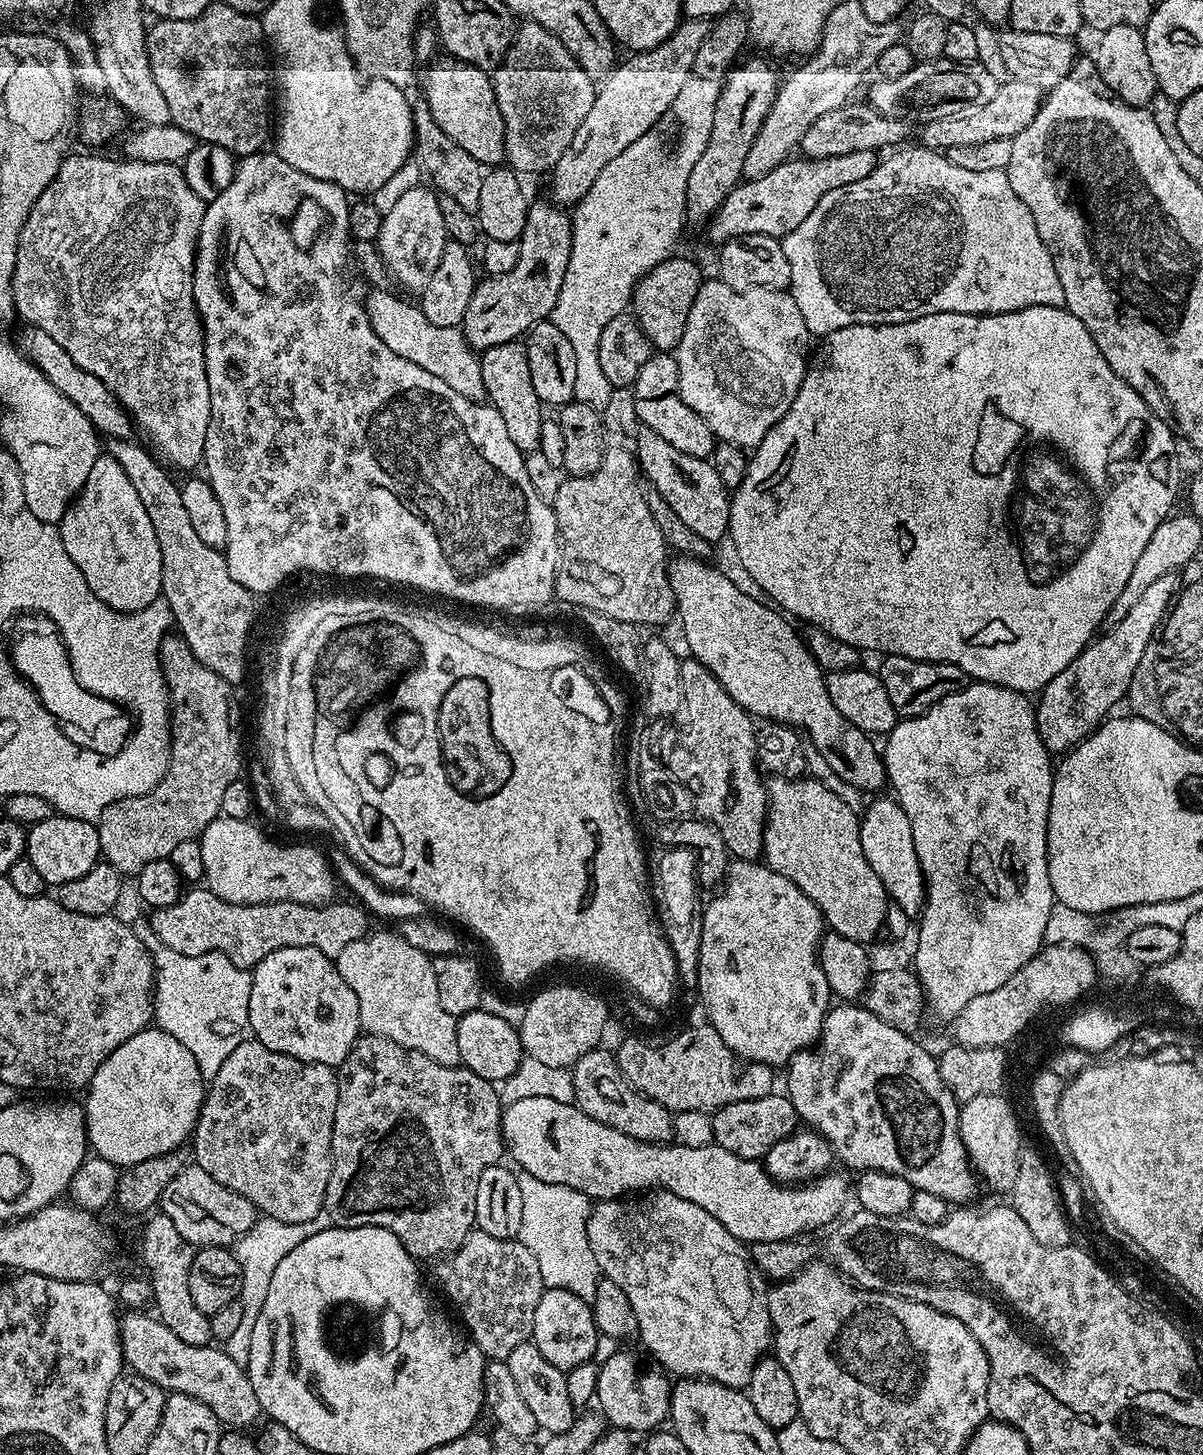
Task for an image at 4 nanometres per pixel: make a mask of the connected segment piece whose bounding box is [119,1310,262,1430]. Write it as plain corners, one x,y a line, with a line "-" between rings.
128,1310
119,1317
124,1363
135,1375
154,1382
165,1393
181,1392
198,1398
229,1429
248,1430
256,1419
261,1419
258,1394
254,1394
245,1365
234,1362
223,1347
190,1346
190,1342
182,1342
160,1319
148,1314
144,1310

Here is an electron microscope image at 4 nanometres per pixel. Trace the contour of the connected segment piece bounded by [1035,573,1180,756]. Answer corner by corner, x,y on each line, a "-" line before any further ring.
1168,573
1158,578
1134,602
1126,617
1111,627
1112,632
1093,639
1070,666
1066,666
1041,689
1038,698
1040,702
1038,700
1035,707
1036,725
1050,754
1060,756
1070,752
1085,737
1095,732
1114,710
1112,708
1127,697
1138,663
1142,660
1146,646
1155,639
1179,585
1177,573

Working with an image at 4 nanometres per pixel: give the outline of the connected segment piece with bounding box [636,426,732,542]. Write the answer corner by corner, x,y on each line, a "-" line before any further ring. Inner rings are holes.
643,426
636,430
636,462
643,479
662,494
666,504
695,534
711,542
718,542
728,536
732,505
730,490
722,482
722,478
718,478
712,463
690,454
682,454
682,450
670,446
666,438

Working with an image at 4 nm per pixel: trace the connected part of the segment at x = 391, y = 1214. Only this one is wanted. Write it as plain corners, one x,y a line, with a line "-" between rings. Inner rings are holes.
367,1034
356,1037
350,1054
346,1054
344,1061
338,1065
336,1077
338,1078
338,1106
334,1106
332,1169
330,1182
326,1186
324,1211
330,1214
333,1225
337,1228
360,1228
364,1224
369,1224
375,1228
390,1230
417,1261
436,1262
445,1256
451,1256
476,1228
474,1206
478,1203
478,1178
482,1178
482,1170
497,1167
501,1163
500,1155
503,1157
506,1152
504,1134
500,1130
502,1096
497,1085
486,1078
478,1078
478,1074
474,1074
469,1068
442,1066
442,1062
434,1062
434,1058
426,1058
426,1054
418,1050
410,1050
398,1042
390,1042
390,1038

